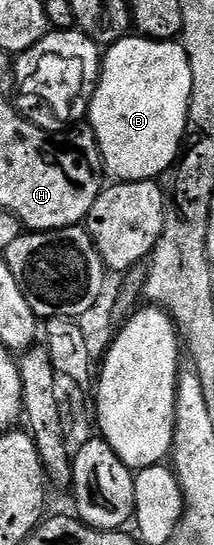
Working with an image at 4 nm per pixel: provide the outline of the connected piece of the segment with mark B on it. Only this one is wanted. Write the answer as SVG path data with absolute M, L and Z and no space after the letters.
M125 35L107 46L100 66L100 82L88 105L87 124L96 136L100 160L105 174L117 182L160 179L168 168L177 164L184 132L190 128L192 108L190 59L184 46L175 40L152 40L141 35Z

